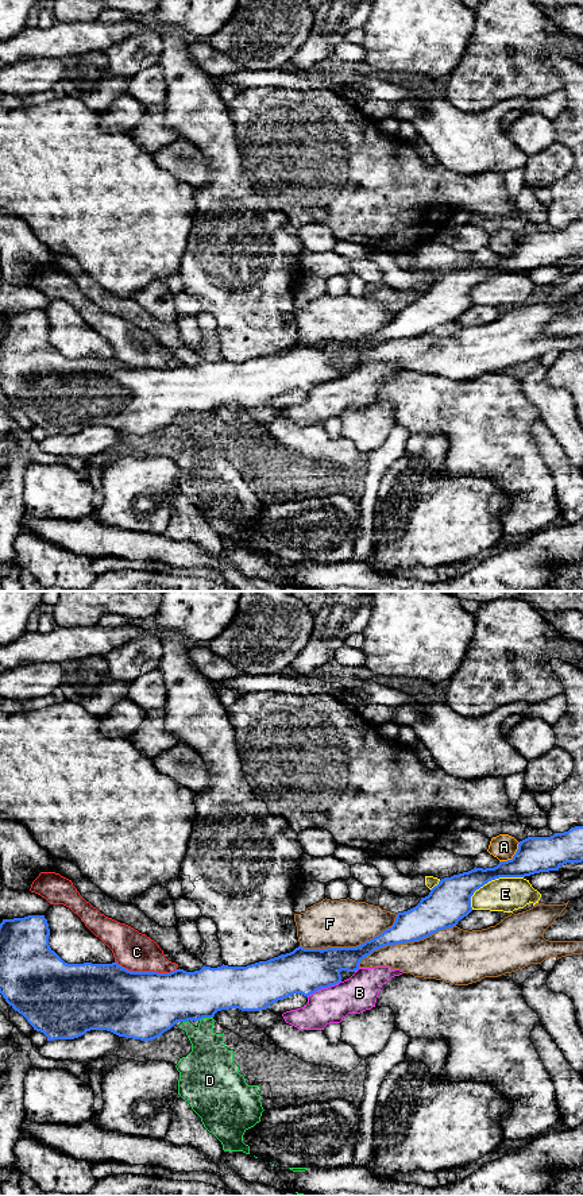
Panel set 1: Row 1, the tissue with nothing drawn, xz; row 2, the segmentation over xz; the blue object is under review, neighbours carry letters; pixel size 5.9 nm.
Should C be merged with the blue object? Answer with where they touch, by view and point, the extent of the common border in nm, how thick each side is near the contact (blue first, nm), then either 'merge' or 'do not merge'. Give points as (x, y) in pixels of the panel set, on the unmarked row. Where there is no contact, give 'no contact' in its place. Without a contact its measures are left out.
xz (146, 367) | 380 nm | 400/240 nm | do not merge

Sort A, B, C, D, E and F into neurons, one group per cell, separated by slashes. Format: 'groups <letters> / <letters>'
groups A / B / C D / E / F

